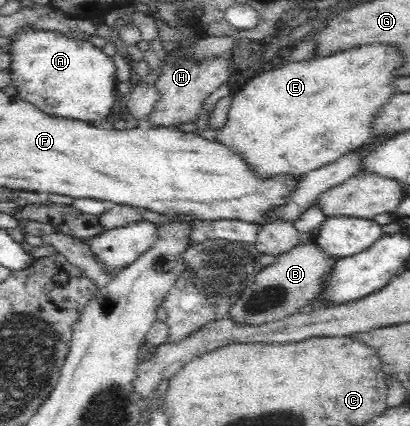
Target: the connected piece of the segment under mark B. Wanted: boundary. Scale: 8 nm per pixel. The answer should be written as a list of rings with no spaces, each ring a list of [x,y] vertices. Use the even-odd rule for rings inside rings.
[[[313,243],[299,245],[284,252],[275,263],[264,267],[255,277],[255,282],[228,308],[227,315],[239,326],[254,326],[271,323],[299,312],[305,304],[311,303],[319,293],[320,280],[324,272],[336,263],[328,258]]]

